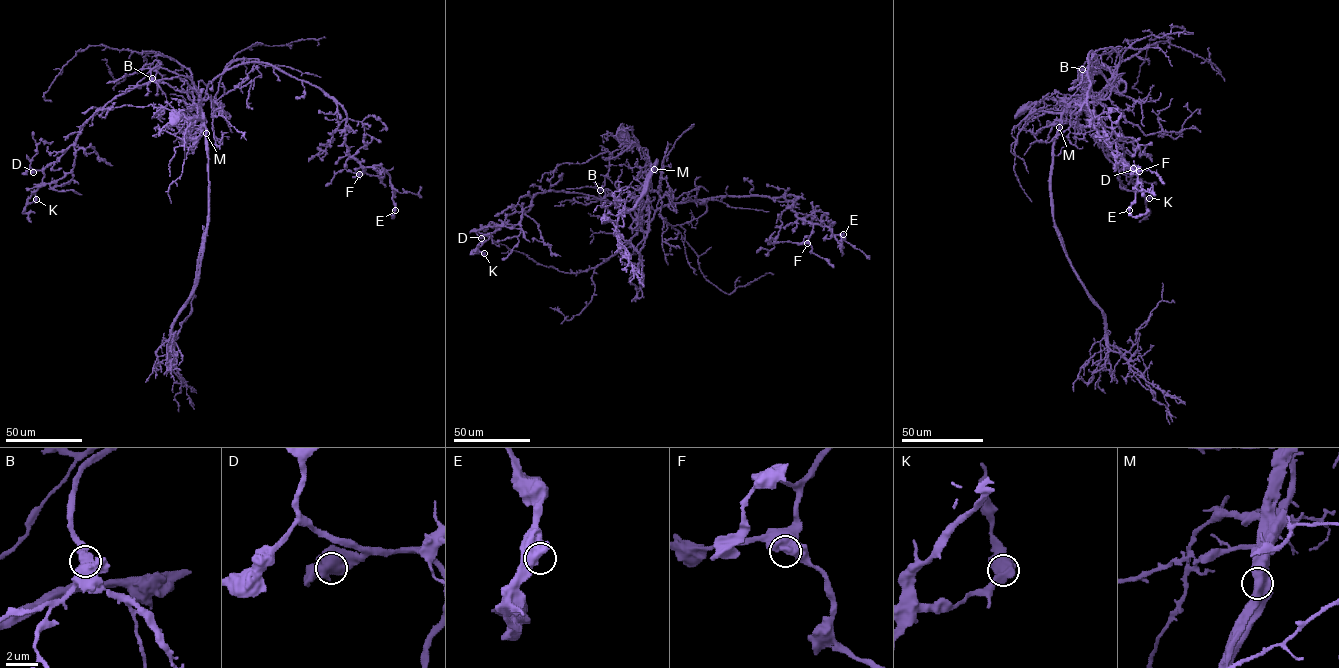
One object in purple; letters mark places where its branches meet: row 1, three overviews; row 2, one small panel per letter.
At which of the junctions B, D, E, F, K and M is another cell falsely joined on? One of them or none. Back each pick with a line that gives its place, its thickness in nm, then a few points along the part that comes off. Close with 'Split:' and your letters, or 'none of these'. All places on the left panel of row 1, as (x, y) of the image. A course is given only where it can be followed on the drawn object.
M: (206, 133) | 700 nm | (206, 133), (207, 223), (195, 285), (171, 328), (175, 345), (169, 347), (190, 312), (194, 279)
Split: M

